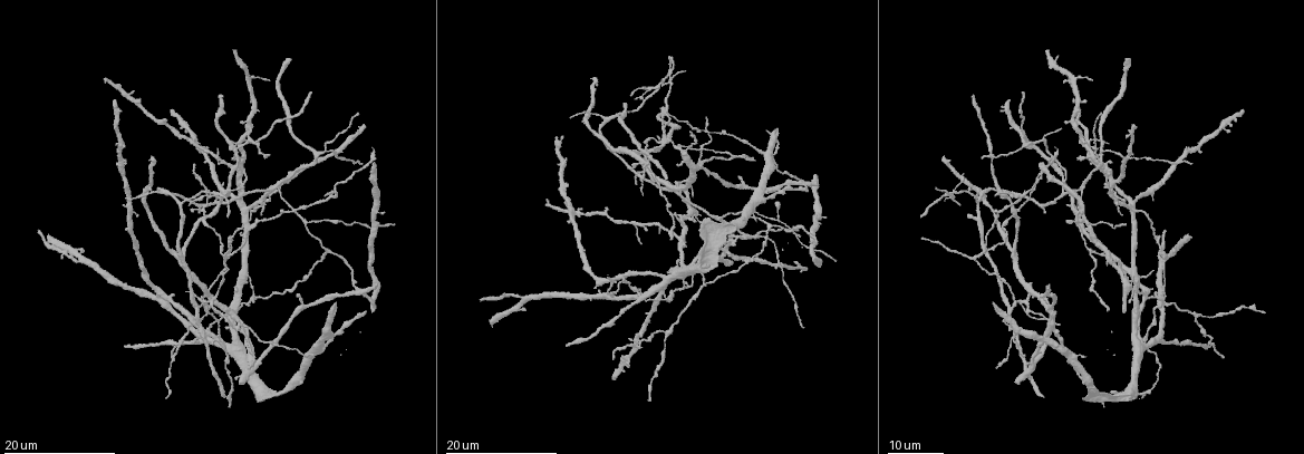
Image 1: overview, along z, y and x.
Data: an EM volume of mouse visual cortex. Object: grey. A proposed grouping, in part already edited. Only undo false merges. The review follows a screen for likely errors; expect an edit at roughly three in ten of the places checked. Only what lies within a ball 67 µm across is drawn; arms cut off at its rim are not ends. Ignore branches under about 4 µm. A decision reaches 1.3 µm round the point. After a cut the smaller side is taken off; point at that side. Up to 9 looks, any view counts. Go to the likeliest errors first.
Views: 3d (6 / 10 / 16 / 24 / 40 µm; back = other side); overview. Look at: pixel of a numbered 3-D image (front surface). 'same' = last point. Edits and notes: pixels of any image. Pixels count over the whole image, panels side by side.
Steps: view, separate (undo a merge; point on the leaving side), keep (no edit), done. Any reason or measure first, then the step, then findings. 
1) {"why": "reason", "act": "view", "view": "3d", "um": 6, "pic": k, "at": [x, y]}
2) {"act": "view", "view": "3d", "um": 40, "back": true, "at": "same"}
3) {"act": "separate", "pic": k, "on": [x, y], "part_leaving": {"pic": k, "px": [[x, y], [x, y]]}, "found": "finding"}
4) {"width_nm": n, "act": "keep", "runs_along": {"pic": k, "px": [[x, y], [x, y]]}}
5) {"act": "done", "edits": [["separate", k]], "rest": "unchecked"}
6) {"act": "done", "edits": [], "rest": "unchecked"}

{"why": "four or more arms meet", "act": "view", "view": "3d", "um": 24, "pic": 1, "at": [1026, 311]}

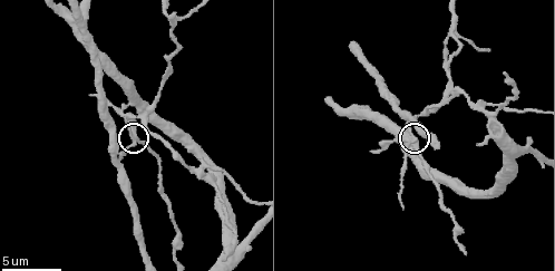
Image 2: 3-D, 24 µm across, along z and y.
{"why": "zoom in", "act": "view", "view": "3d", "um": 10, "pic": 2, "at": [134, 138]}

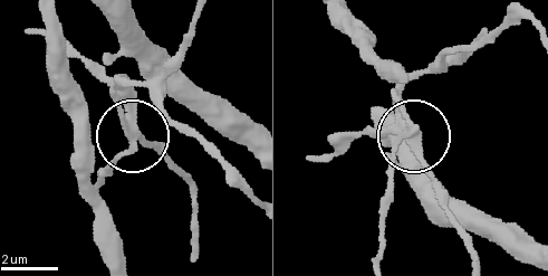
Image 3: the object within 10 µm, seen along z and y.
{"width_nm": 300, "act": "keep", "runs_along": {"pic": 3, "px": [[483, 30], [404, 91], [413, 134], [390, 182]]}, "found": "continuous, no second neuron"}

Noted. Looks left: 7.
{"act": "view", "view": "3d", "um": 24, "pic": 1, "at": [246, 276]}

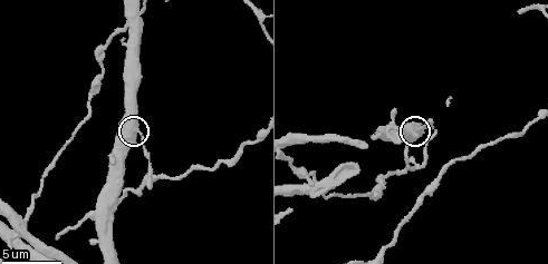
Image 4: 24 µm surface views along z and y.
{"act": "view", "view": "3d", "um": 6, "pic": 4, "at": [136, 132]}

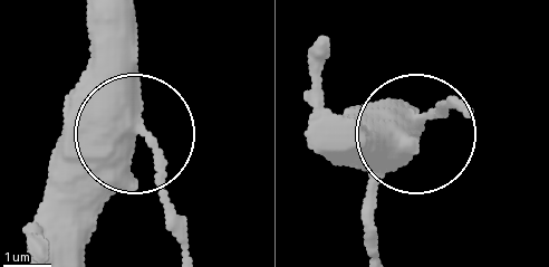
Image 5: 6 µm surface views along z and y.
{"side_arm_um": 5, "act": "keep", "runs_along": {"pic": 5, "px": [[127, 16], [127, 112], [184, 228]]}, "found": "one neuron here"}

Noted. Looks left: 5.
{"why": "a fork", "act": "view", "view": "3d", "um": 16, "pic": 2, "at": [203, 170]}

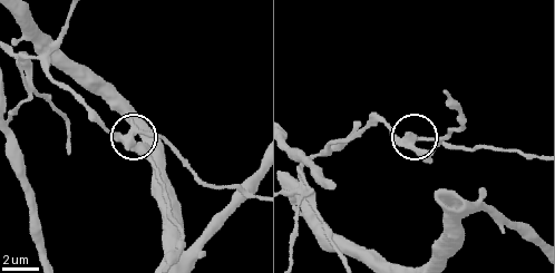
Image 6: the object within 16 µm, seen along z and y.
{"act": "view", "view": "3d", "um": 16, "back": true, "pic": 6, "at": [413, 139]}

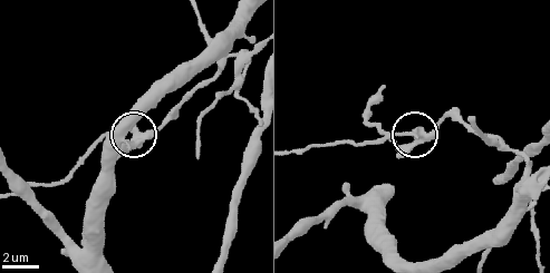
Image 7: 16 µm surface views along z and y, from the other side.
{"side_arm_um": 10, "act": "separate", "pic": 7, "on": [398, 134], "part_leaving": {"pic": 7, "px": [[421, 135], [391, 135], [355, 144], [314, 144], [296, 149]]}, "found": "two neurons meet here"}

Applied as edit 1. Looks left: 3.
{"why": "looks like a crossing", "act": "view", "view": "3d", "um": 6, "pic": 2, "at": [457, 32]}

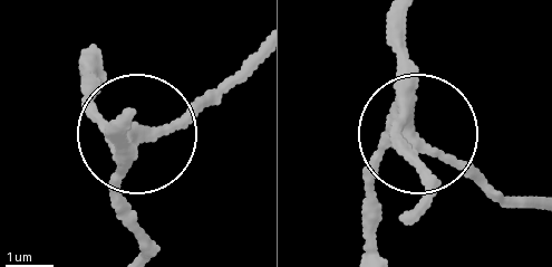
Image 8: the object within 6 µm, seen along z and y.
{"act": "view", "view": "3d", "um": 6, "back": true, "pic": 8, "at": [411, 137]}

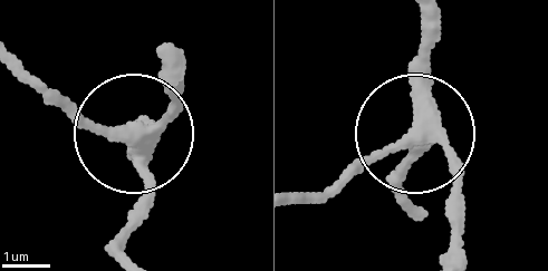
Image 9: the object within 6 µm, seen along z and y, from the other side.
{"side_arm_um": 43, "act": "keep", "runs_along": {"pic": 9, "px": [[170, 58], [170, 106], [141, 134], [141, 222]]}, "found": "continuous, no second neuron"}

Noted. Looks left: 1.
{"act": "done", "edits": [["separate", 7]], "rest": "unchecked"}

